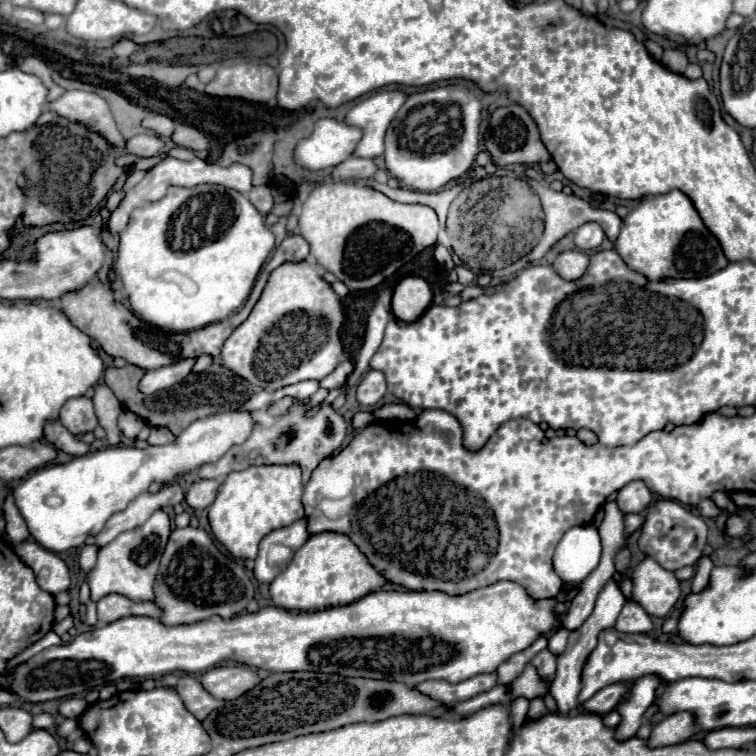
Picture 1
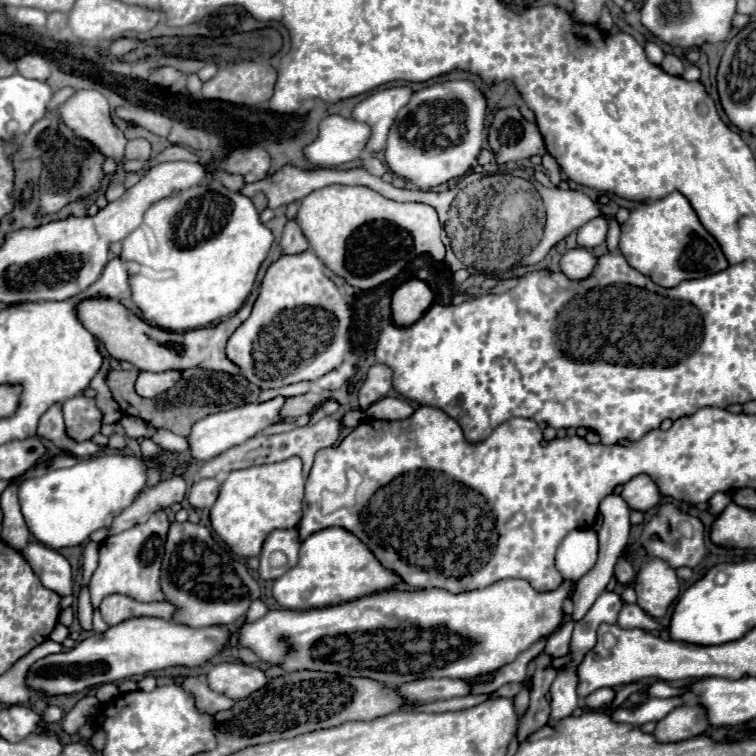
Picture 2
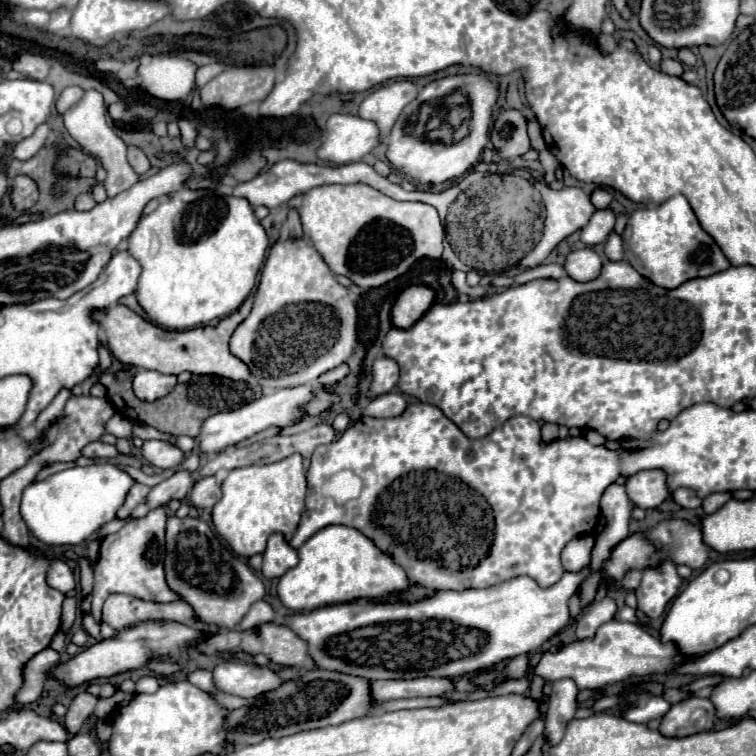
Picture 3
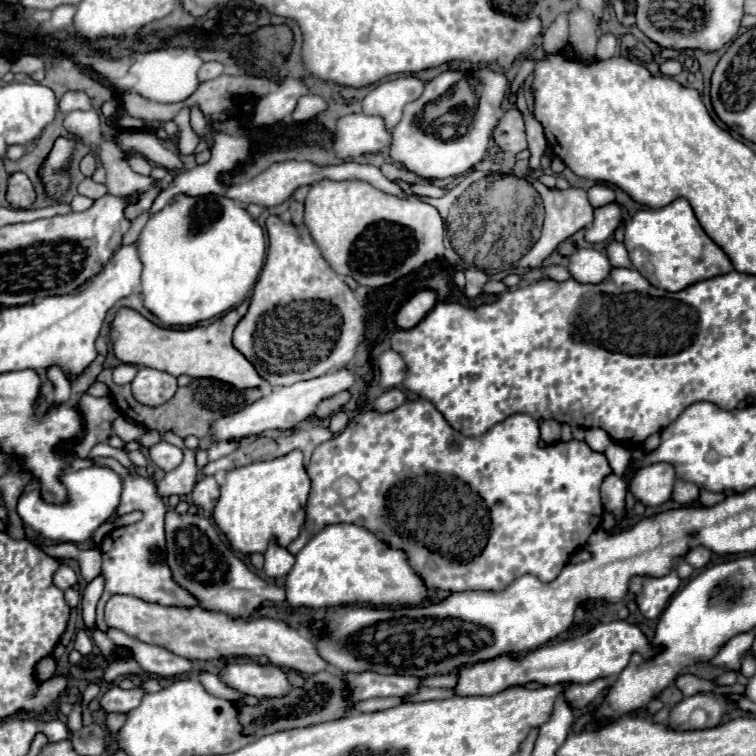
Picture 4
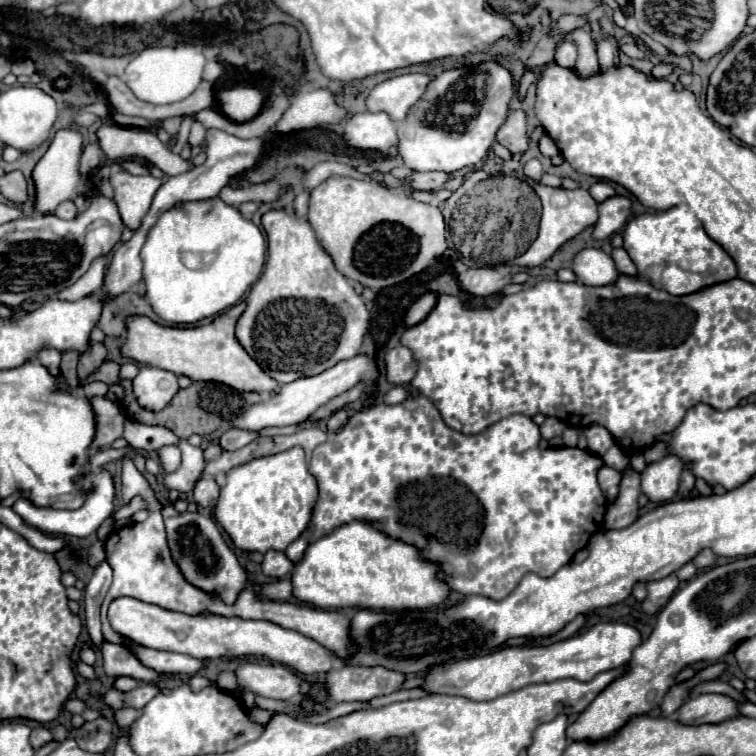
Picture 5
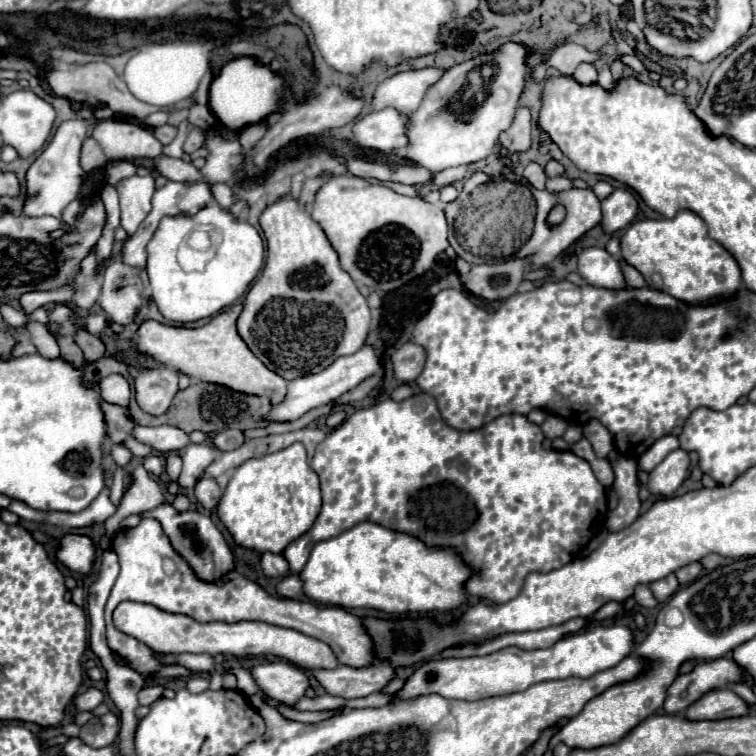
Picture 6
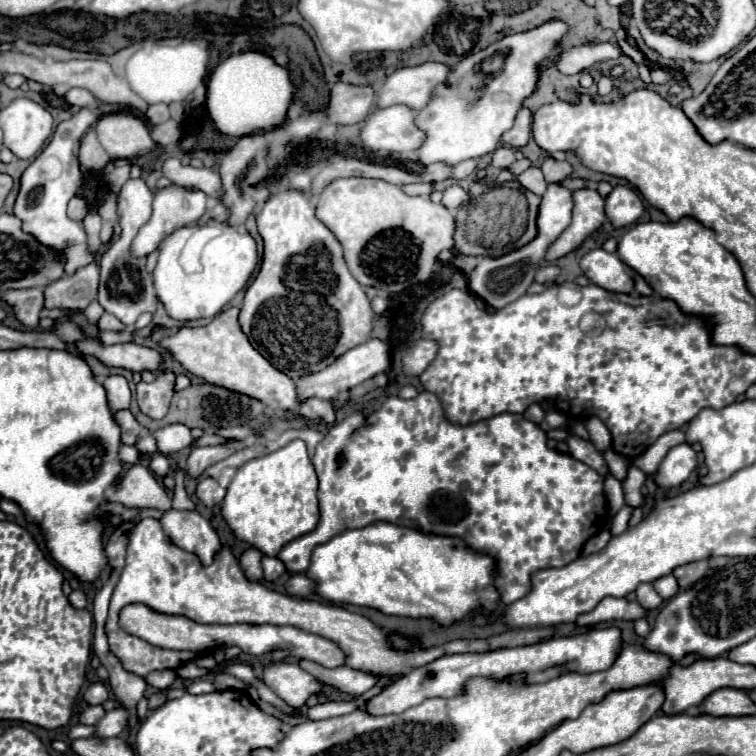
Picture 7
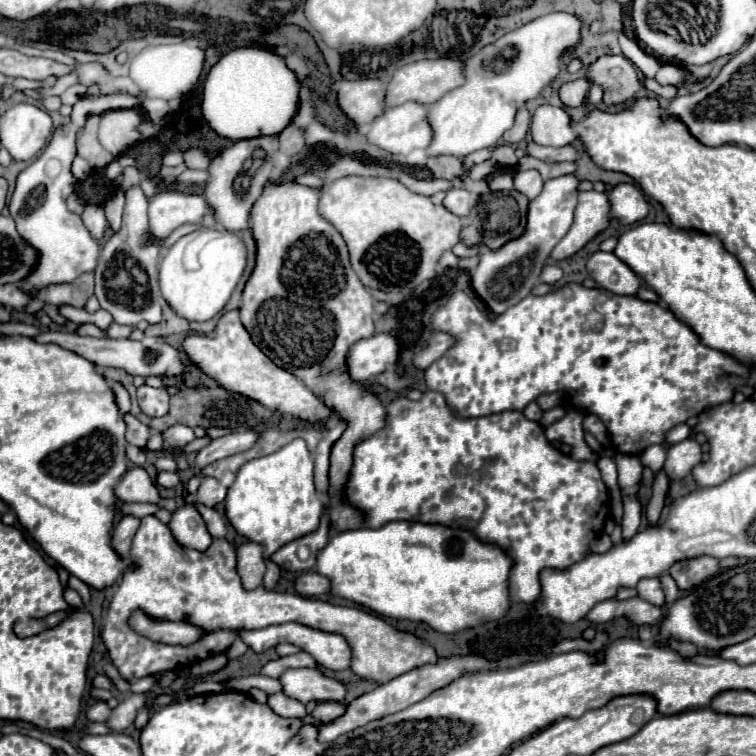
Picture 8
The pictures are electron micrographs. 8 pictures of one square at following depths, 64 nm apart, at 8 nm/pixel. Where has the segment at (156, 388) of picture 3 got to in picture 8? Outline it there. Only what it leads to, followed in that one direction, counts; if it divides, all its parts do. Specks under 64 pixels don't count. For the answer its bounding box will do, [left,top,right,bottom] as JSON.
[138,384,170,418]

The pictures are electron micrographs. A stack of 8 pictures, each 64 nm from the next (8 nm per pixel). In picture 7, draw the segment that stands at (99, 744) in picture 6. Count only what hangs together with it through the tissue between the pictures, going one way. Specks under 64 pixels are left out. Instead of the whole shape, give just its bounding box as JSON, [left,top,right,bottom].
[94,706,126,738]

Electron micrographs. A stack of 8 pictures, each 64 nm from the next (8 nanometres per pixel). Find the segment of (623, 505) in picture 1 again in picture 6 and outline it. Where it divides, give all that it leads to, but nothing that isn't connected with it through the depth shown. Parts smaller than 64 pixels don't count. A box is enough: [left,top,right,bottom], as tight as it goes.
[648,450,690,496]

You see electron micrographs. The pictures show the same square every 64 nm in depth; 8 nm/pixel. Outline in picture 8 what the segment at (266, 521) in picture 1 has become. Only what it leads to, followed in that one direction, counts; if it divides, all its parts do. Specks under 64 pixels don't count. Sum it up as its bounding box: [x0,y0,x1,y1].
[224,438,324,558]

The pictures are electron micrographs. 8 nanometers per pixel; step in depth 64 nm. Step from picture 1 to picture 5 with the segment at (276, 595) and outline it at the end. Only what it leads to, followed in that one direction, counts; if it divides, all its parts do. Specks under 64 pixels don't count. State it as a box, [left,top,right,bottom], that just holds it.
[292,522,450,610]

